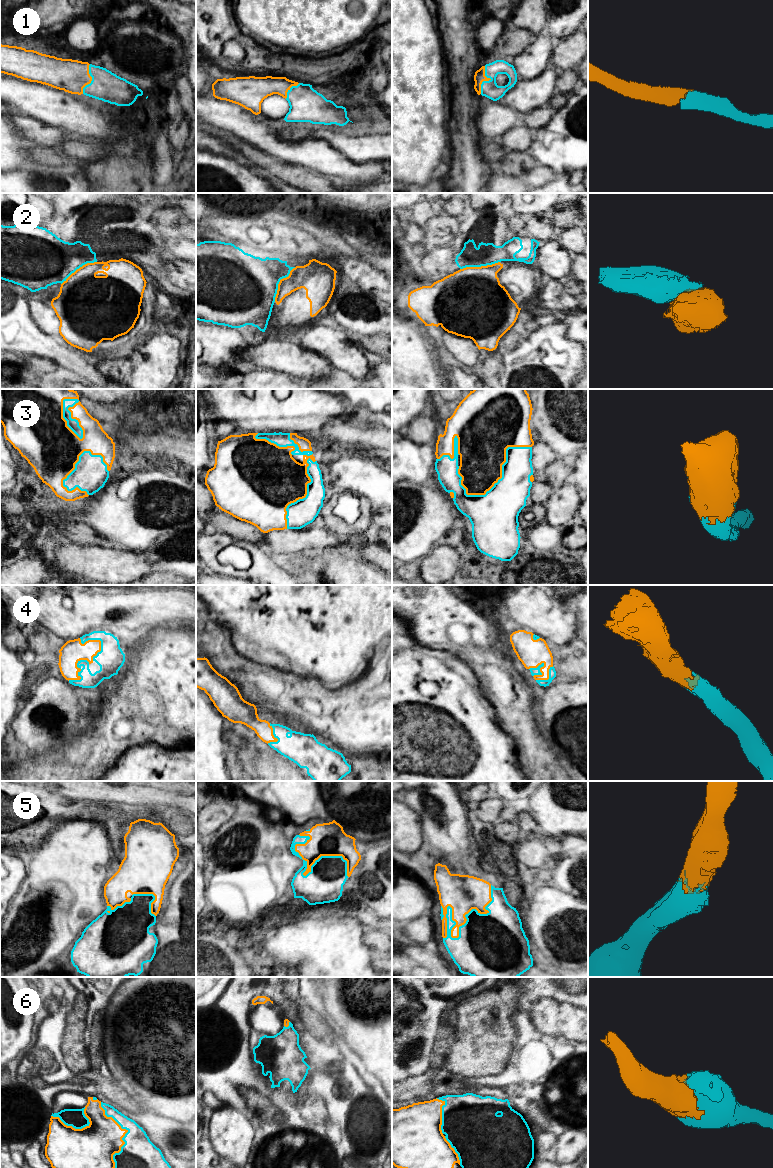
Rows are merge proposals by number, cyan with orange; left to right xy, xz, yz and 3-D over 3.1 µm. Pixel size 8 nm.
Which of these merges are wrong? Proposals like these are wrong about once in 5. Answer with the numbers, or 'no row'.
2

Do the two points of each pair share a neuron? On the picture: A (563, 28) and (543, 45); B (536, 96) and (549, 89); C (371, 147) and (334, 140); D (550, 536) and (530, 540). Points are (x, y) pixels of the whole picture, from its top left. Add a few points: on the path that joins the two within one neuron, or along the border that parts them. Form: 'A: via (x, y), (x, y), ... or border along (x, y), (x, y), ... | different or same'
A: border along (547, 34), (554, 41) | different
B: via (539, 93), (546, 89) | same
C: via (362, 147), (350, 147), (343, 144) | same
D: via (545, 539), (535, 540) | same

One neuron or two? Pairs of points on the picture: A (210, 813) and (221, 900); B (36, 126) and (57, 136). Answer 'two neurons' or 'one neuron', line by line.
A: two neurons
B: one neuron

